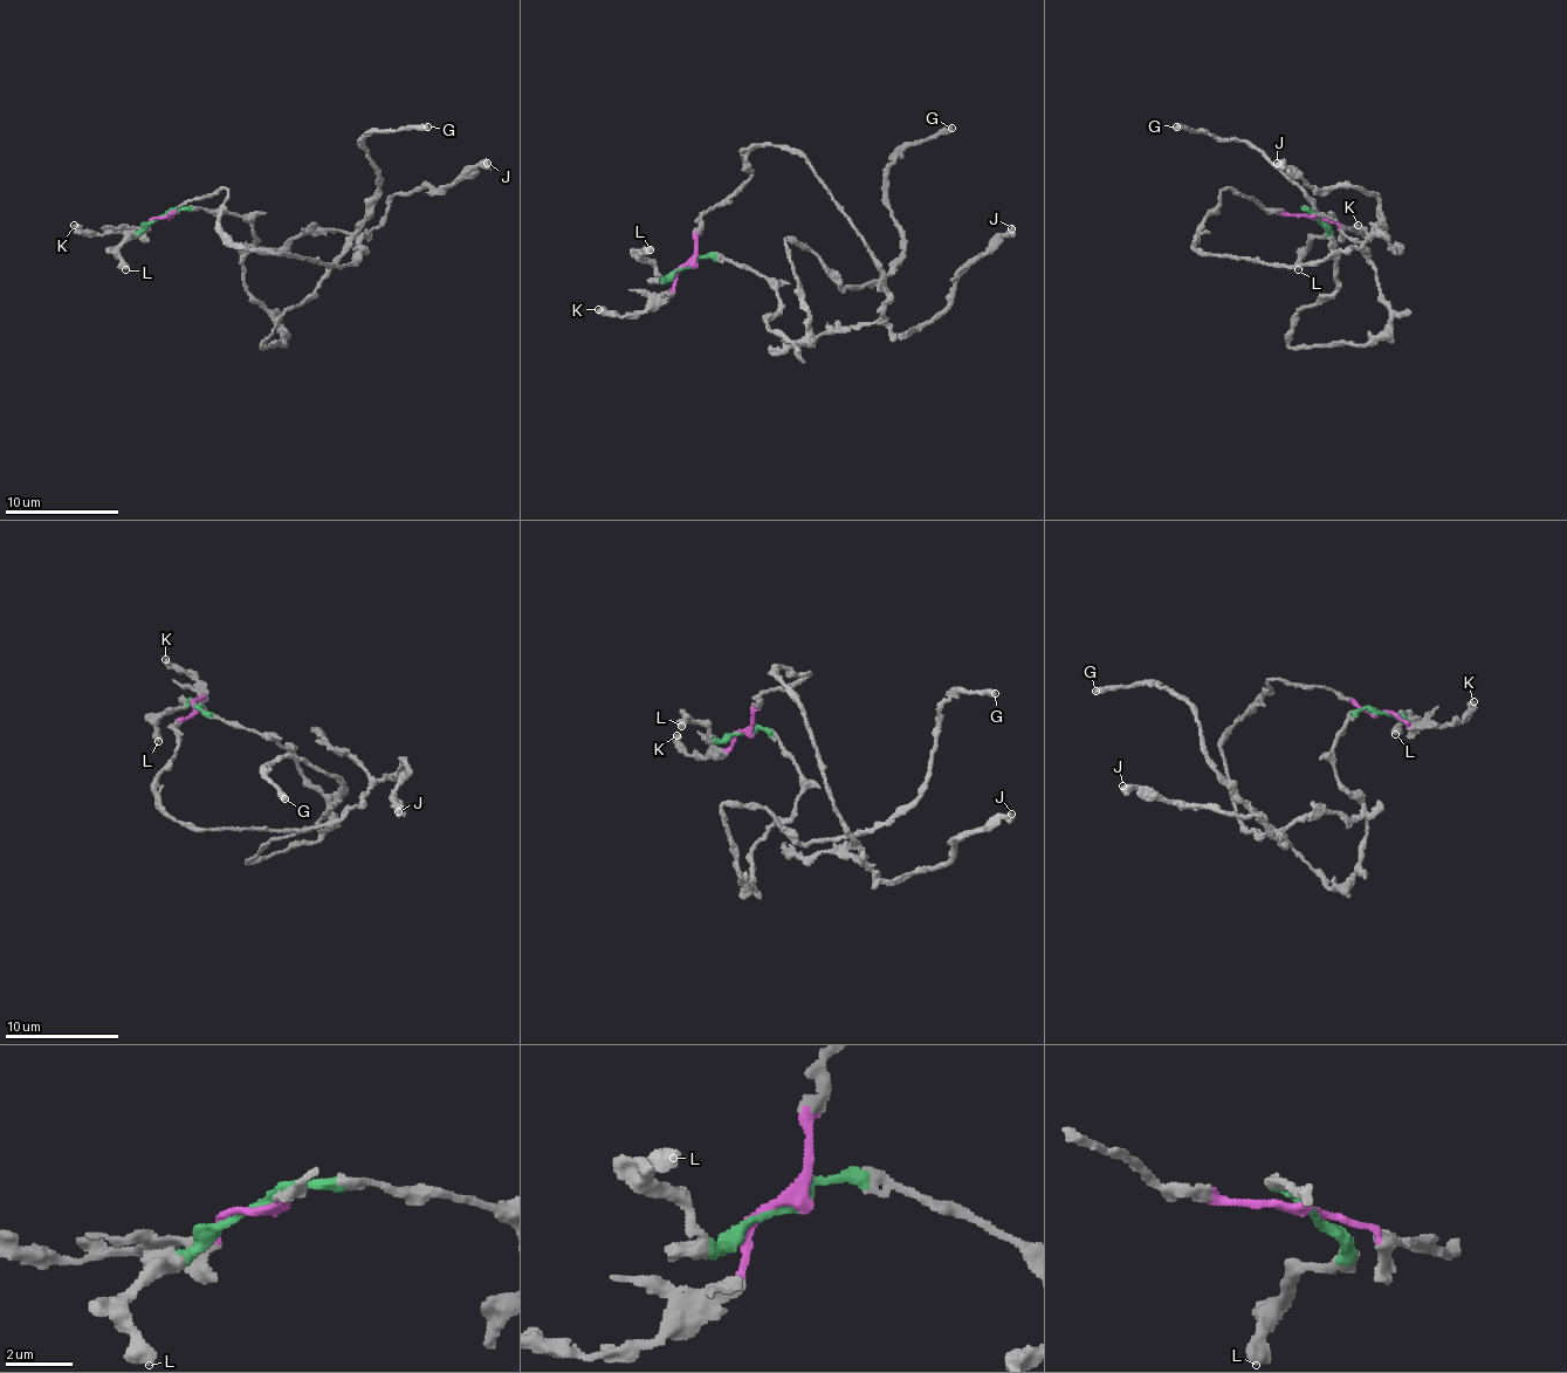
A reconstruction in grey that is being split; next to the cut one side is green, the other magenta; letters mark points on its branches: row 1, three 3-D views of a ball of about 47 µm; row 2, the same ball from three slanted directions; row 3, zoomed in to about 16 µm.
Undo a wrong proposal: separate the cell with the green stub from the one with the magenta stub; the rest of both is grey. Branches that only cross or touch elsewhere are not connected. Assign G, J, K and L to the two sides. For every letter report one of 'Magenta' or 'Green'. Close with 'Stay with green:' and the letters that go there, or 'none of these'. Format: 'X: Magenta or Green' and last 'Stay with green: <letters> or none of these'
G: Green
J: Magenta
K: Magenta
L: Green
Stay with green: G, L

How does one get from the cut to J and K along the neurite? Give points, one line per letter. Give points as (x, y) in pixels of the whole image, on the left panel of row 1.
J: (162, 217), (225, 191), (219, 227), (233, 242), (339, 265), (362, 253), (387, 201), (448, 187), (488, 162)
K: (162, 217), (145, 227), (119, 231), (82, 233), (74, 225)

